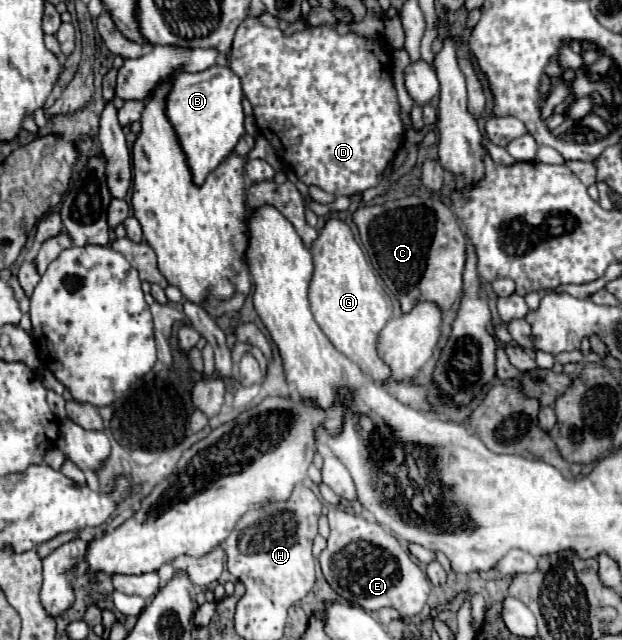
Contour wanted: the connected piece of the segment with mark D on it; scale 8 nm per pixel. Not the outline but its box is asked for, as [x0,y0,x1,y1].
[230,17,404,197]

